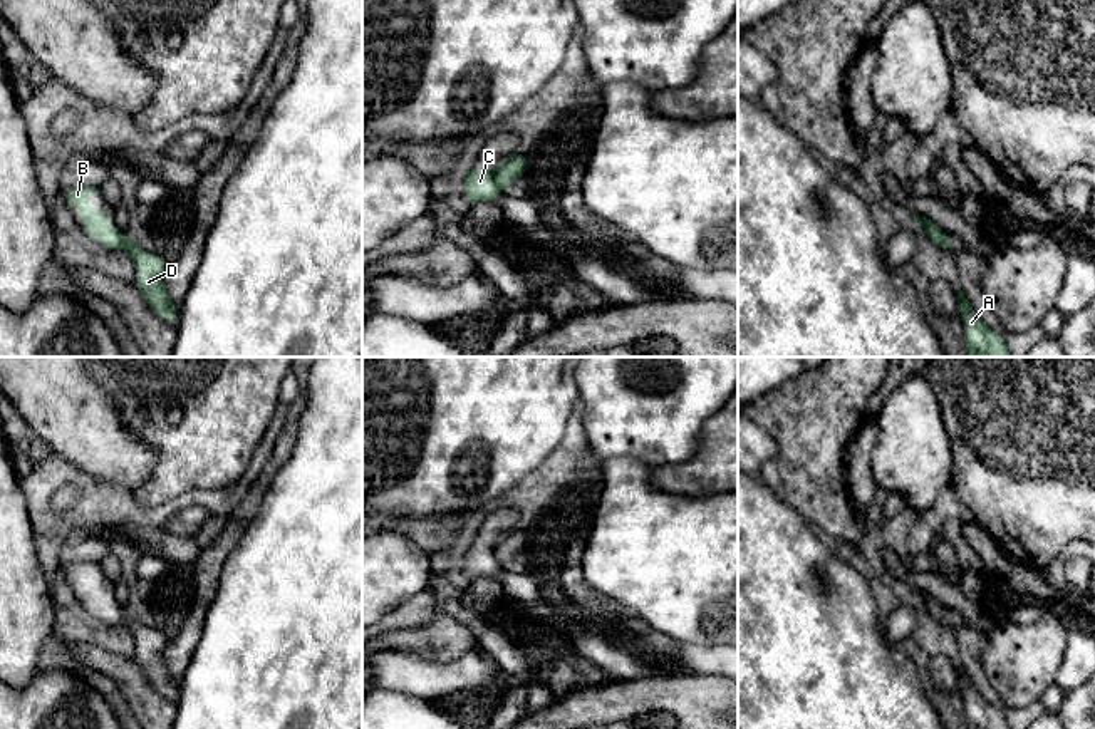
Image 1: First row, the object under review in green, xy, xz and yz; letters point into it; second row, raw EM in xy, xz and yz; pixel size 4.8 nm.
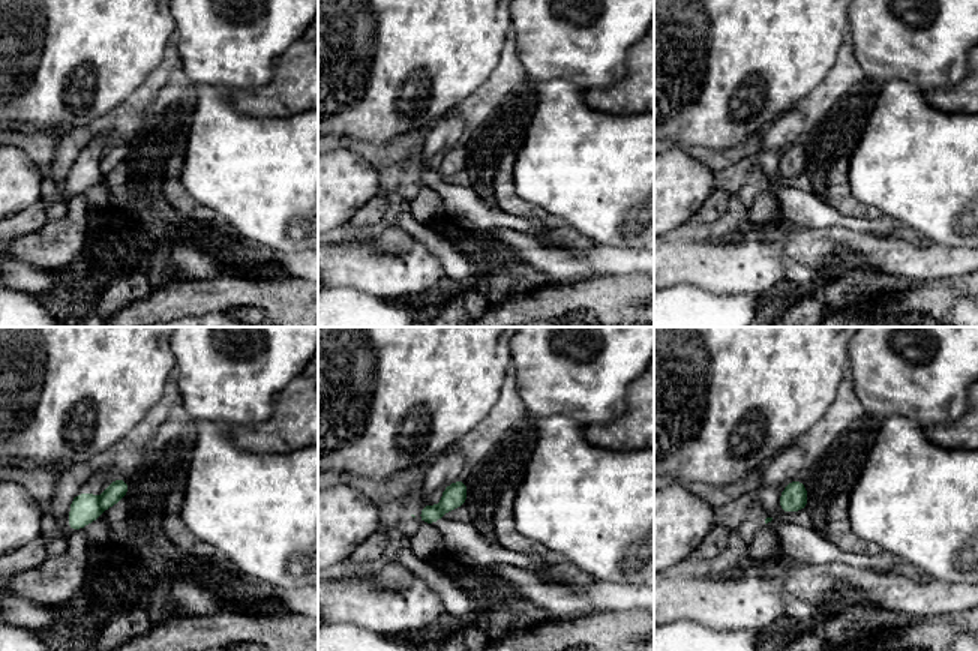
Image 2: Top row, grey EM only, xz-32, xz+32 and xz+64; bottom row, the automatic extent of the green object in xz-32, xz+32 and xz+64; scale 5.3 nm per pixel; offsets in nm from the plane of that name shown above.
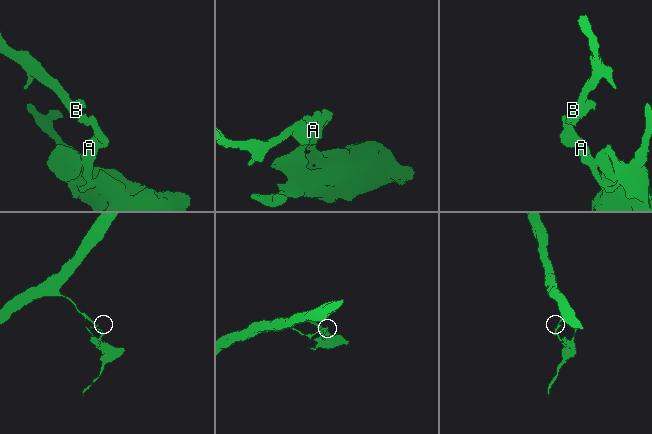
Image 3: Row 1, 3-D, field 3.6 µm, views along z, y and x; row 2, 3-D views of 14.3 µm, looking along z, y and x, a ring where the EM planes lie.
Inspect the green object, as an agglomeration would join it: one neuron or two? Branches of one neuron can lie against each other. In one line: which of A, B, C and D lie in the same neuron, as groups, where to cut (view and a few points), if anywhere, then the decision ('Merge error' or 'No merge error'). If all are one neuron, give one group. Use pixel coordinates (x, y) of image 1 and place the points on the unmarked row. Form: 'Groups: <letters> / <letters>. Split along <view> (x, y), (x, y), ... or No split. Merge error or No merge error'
Groups: A D / B C. Split along xz (493, 550), (493, 557), (500, 563). Merge error

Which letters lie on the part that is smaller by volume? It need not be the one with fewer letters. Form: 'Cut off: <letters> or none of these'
Cut off: A, D

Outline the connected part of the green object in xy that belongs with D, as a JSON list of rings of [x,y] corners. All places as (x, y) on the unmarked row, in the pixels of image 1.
[[[122,607],[122,623],[132,633],[136,642],[134,660],[143,669],[146,679],[159,694],[176,699],[179,682],[171,677],[166,667],[163,654],[168,640],[164,639],[163,632],[159,628],[151,628],[139,623],[126,607]]]

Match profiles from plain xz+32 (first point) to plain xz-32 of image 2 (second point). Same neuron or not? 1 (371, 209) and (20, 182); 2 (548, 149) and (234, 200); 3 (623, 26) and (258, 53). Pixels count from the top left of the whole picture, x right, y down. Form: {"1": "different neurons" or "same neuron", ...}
{"1": "different neurons", "2": "same neuron", "3": "same neuron"}

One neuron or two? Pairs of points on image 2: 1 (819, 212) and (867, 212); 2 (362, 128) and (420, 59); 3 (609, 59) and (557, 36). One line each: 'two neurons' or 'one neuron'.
1: two neurons
2: one neuron
3: one neuron

